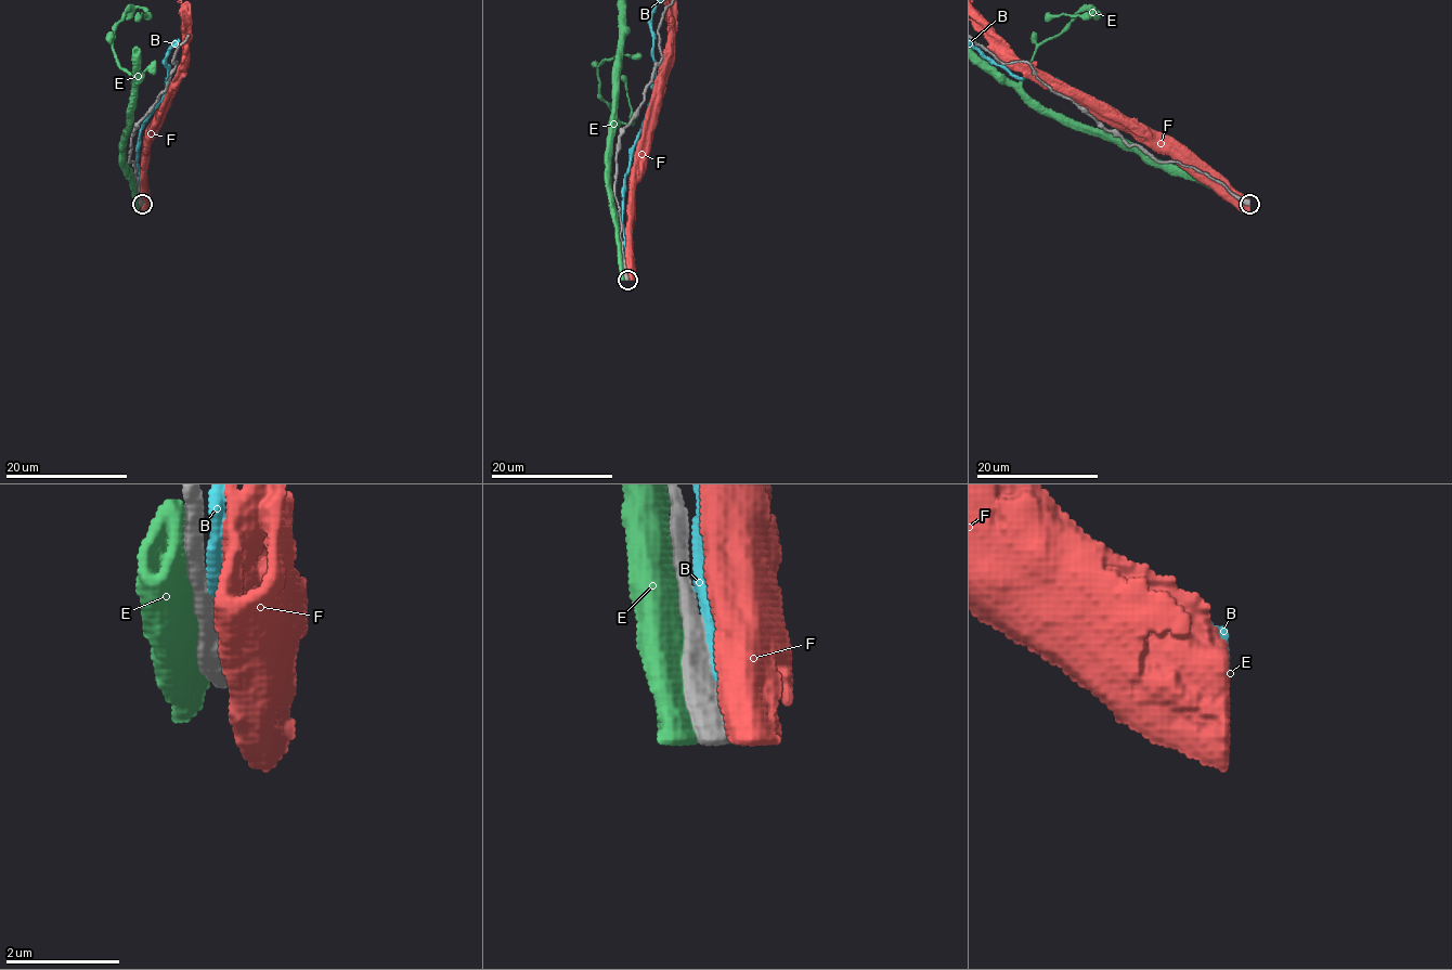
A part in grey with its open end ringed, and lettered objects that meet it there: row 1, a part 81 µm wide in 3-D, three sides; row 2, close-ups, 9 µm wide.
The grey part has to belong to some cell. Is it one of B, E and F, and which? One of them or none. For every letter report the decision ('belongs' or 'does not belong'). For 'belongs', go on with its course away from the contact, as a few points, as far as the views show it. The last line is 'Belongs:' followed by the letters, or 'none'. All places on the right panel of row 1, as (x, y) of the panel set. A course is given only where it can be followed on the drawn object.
B: does not belong
E: does not belong
F: does not belong
Belongs: none

